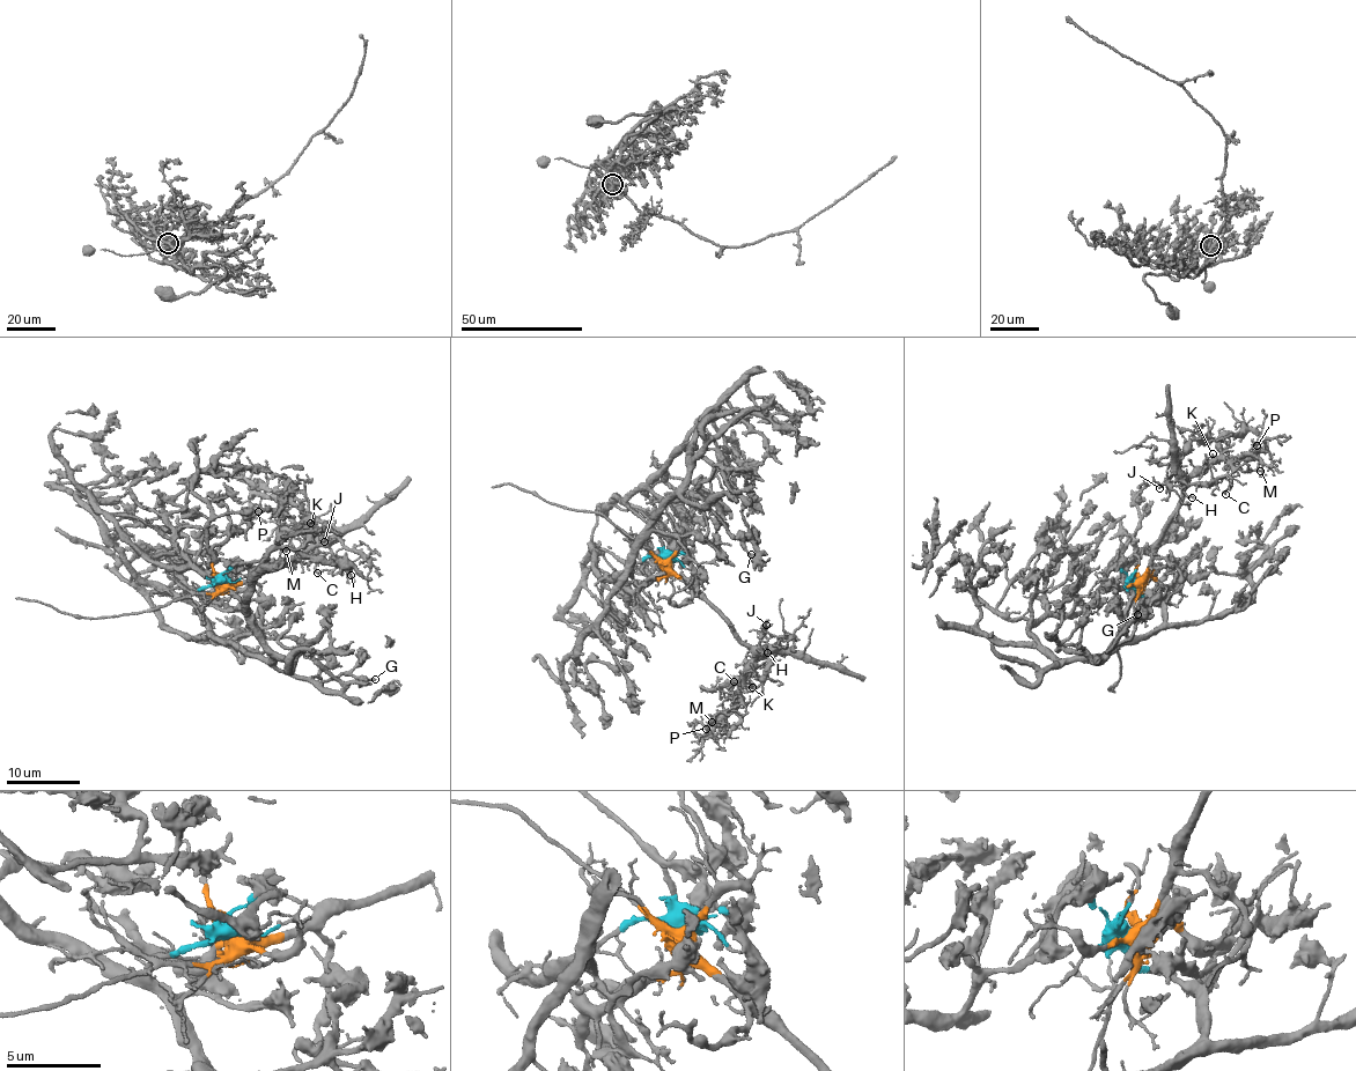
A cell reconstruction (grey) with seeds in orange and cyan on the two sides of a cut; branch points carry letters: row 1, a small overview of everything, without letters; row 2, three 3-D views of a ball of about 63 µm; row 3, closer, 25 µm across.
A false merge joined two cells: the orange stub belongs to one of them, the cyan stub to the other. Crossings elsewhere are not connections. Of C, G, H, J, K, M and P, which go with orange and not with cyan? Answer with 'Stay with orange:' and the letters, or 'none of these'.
Stay with orange: C, H, J, K, M, P

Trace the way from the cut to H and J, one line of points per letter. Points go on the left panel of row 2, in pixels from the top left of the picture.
H: (219, 581), (243, 585), (319, 545), (331, 551), (351, 576)
J: (219, 581), (243, 585), (329, 540), (323, 538), (323, 541)

